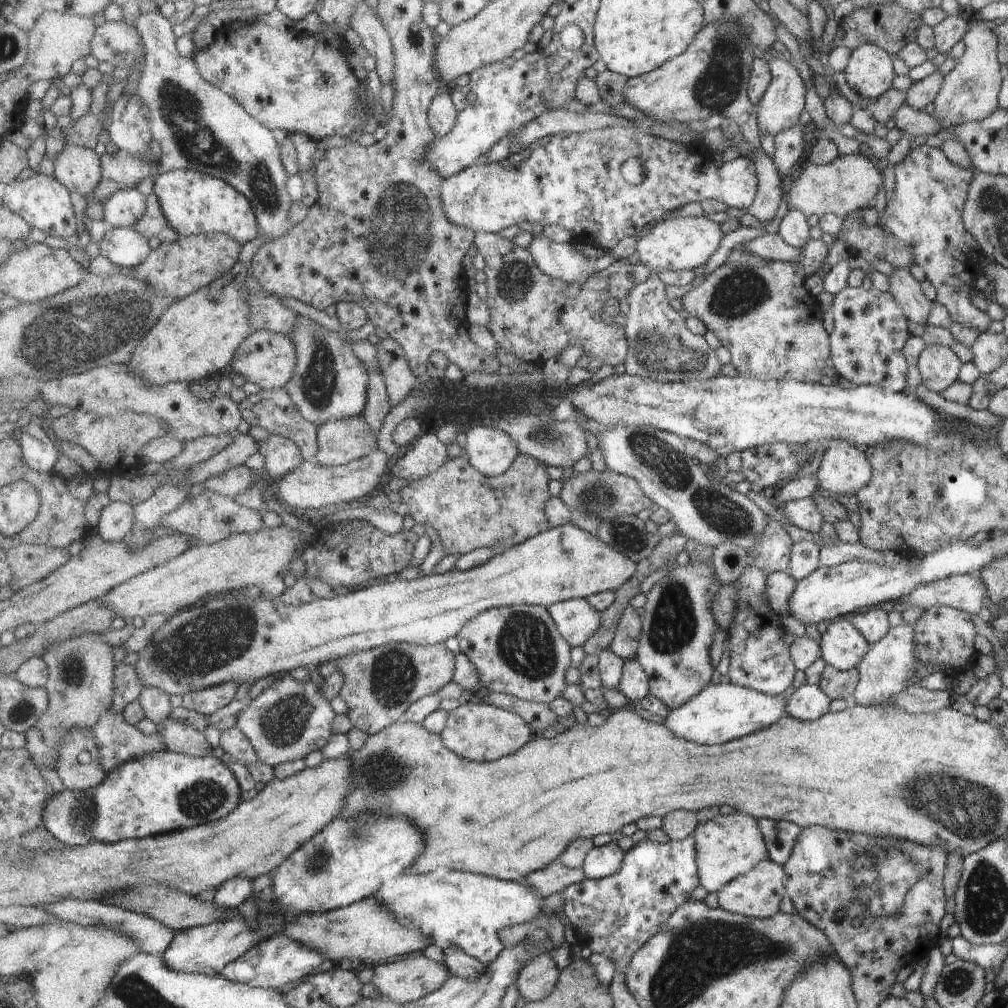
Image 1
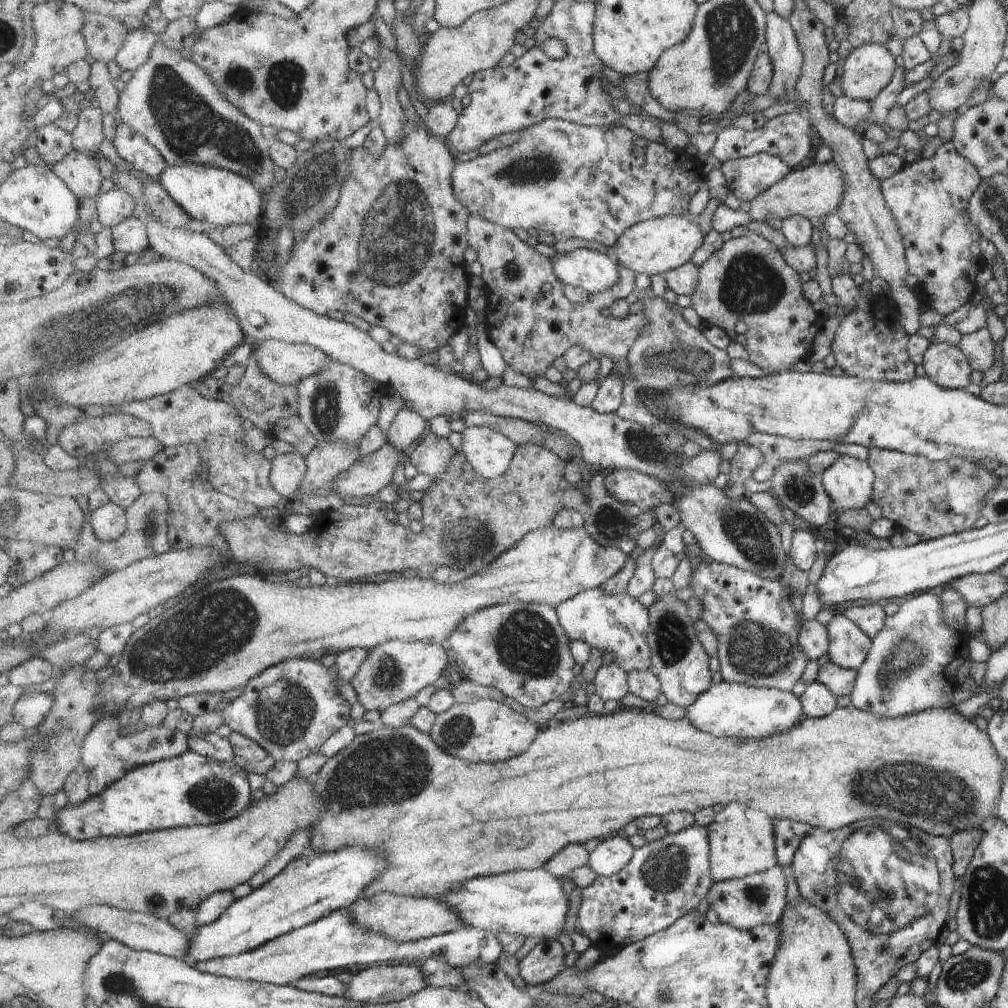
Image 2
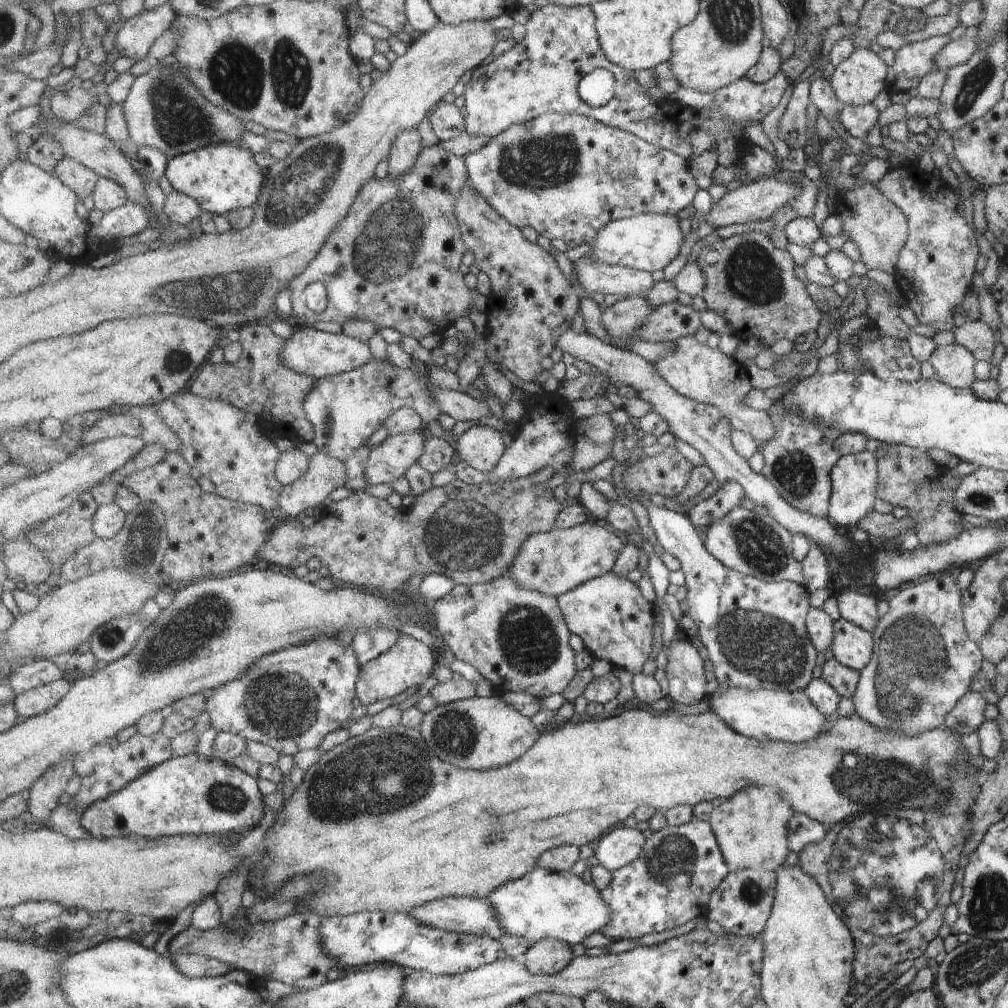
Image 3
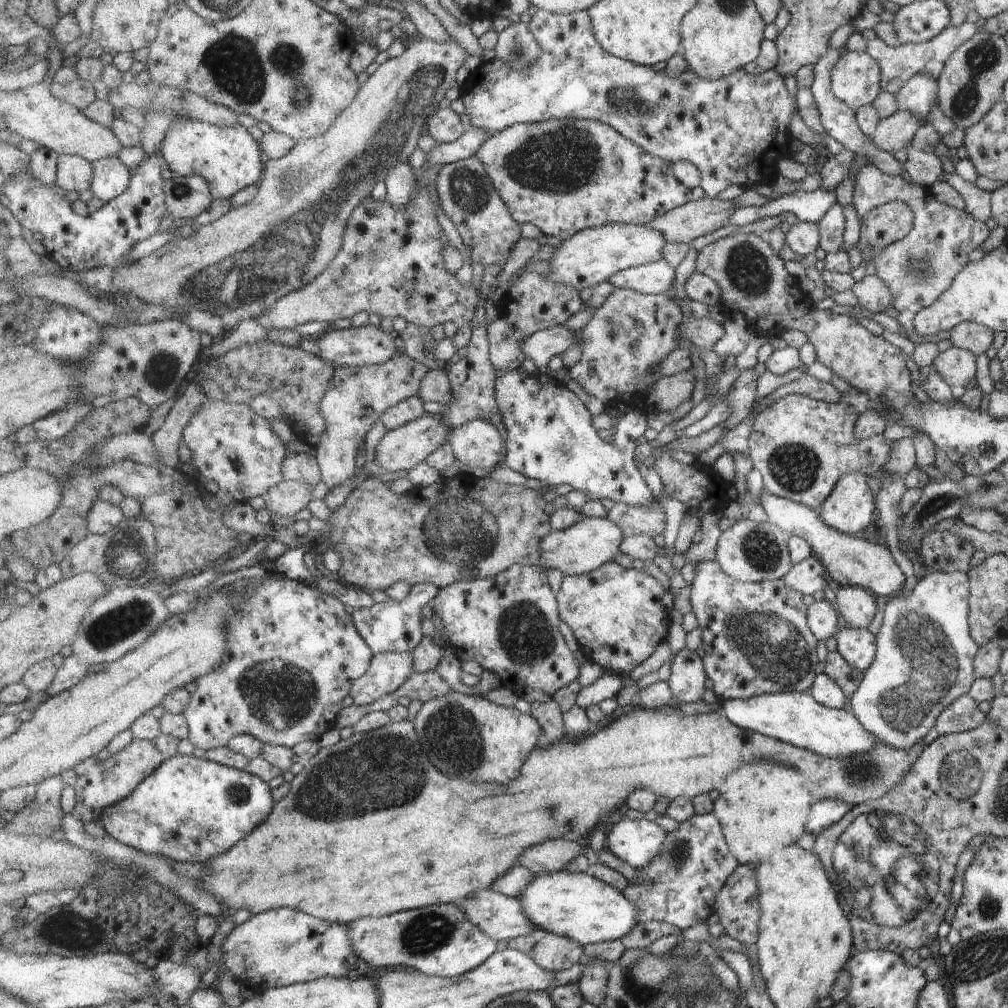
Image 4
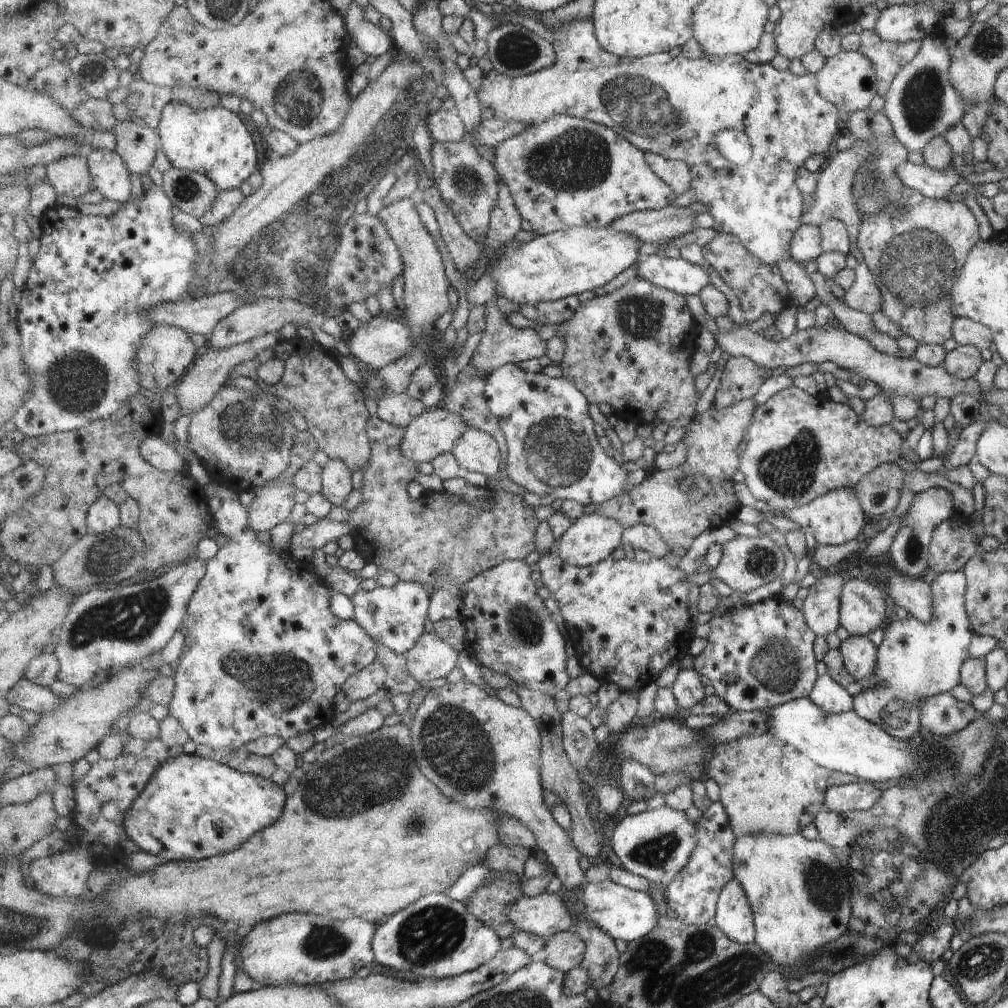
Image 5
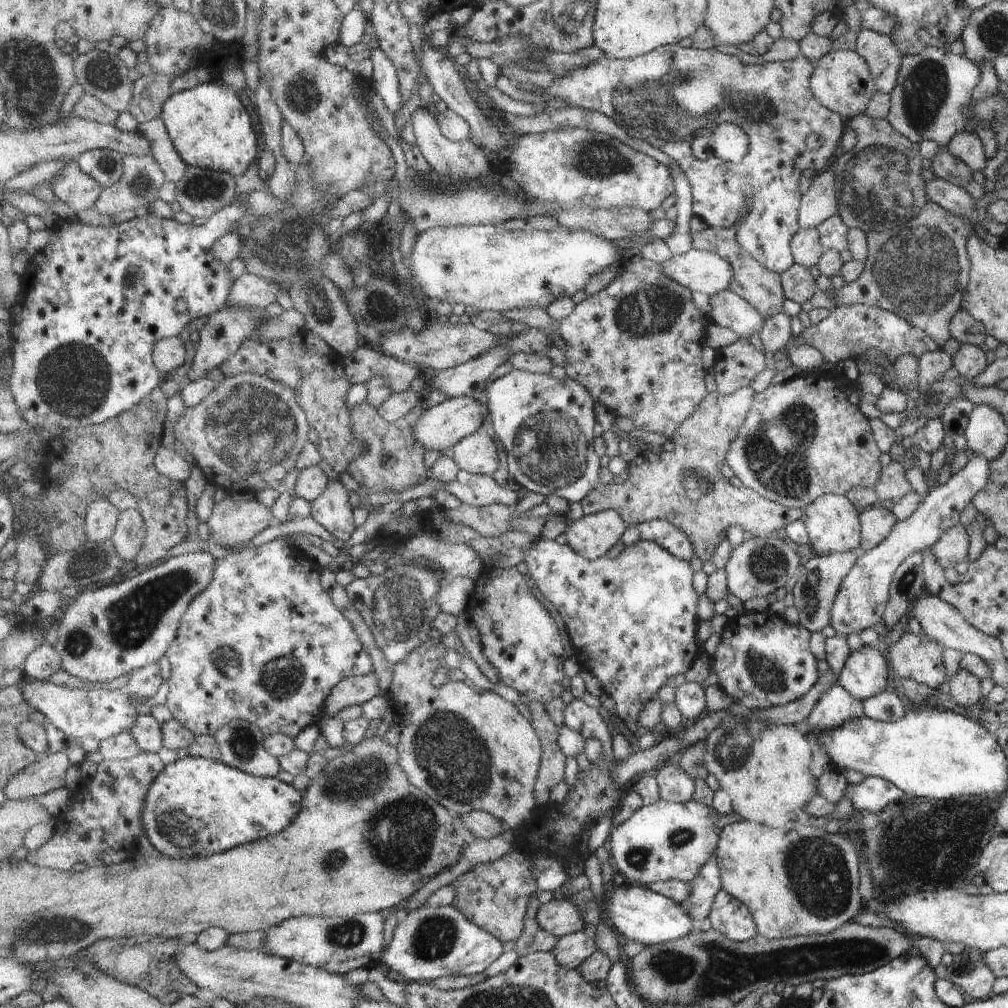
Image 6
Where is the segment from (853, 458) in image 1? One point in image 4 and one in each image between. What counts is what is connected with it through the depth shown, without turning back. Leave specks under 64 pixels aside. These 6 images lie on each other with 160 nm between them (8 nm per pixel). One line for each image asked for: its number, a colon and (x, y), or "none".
2: (847, 481)
3: (853, 481)
4: (849, 508)

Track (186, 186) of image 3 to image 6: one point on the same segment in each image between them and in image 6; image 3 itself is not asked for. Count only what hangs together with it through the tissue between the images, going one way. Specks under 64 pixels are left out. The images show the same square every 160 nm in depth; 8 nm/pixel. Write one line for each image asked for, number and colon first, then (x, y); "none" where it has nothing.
4: (228, 158)
5: (214, 142)
6: (209, 126)

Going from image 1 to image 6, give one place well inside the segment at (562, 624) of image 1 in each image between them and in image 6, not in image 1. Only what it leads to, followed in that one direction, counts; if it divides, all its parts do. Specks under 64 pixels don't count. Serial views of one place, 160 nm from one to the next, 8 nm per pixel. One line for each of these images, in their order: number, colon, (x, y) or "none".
2: (619, 623)
3: (609, 613)
4: (616, 614)
5: (626, 620)
6: (632, 619)

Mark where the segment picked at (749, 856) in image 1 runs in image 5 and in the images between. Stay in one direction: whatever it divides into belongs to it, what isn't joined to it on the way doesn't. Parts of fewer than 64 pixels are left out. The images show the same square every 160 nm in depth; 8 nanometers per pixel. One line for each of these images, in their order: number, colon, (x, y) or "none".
2: (741, 842)
3: (750, 829)
4: (762, 806)
5: (767, 787)

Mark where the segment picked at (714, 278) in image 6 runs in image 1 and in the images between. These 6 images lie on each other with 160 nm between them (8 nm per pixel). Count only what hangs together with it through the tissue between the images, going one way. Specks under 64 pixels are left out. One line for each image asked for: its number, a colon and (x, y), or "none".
1: (560, 261)
2: (595, 272)
3: (594, 276)
4: (658, 277)
5: (679, 275)

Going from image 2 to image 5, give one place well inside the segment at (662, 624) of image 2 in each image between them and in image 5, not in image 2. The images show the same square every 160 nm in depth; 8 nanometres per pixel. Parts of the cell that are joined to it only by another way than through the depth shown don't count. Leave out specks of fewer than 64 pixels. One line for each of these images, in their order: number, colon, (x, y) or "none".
3: (685, 669)
4: (687, 680)
5: (689, 686)

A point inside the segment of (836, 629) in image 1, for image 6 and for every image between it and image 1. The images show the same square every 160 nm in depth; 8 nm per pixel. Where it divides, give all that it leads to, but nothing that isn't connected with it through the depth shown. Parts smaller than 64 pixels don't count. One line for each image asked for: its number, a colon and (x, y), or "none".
2: (847, 647)
3: (851, 646)
4: (857, 647)
5: (858, 654)
6: (863, 675)

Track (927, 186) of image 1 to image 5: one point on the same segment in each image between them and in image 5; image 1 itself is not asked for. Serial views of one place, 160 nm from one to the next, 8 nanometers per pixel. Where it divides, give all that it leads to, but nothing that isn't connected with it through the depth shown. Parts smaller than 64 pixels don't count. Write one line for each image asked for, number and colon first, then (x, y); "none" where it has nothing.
2: (927, 198)
3: (934, 267)
4: (917, 269)
5: (913, 254)

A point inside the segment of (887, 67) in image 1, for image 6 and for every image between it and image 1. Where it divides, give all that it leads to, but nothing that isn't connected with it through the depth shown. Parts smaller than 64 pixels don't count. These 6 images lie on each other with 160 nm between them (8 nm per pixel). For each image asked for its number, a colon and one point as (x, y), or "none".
2: (867, 70)
3: (857, 80)
4: (854, 78)
5: (847, 80)
6: (840, 81)

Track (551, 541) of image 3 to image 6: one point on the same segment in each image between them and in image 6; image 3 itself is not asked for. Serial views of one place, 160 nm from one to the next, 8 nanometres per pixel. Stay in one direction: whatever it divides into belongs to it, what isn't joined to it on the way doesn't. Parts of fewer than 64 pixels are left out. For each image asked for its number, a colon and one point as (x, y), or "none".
4: (592, 542)
5: (592, 539)
6: (592, 536)

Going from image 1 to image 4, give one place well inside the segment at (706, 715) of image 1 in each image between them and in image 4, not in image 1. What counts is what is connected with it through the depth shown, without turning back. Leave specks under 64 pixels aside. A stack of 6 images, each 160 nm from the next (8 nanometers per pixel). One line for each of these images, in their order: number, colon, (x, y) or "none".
2: (726, 709)
3: (762, 714)
4: (794, 718)

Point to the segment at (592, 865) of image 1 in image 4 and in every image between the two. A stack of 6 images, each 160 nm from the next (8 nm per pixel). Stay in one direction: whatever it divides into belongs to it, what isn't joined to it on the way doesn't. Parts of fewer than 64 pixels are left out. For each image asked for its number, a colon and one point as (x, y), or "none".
2: (614, 854)
3: (619, 847)
4: (637, 843)

